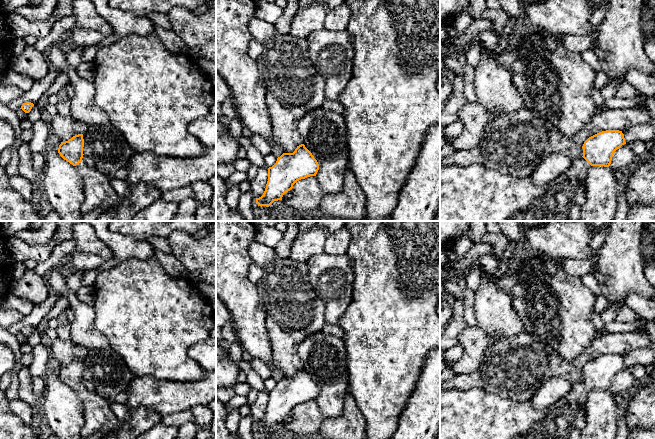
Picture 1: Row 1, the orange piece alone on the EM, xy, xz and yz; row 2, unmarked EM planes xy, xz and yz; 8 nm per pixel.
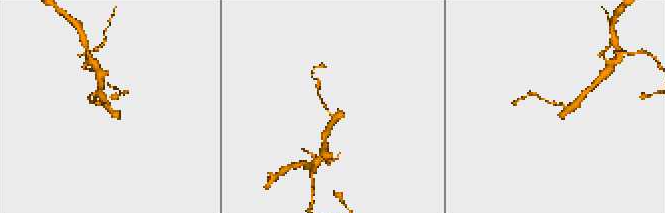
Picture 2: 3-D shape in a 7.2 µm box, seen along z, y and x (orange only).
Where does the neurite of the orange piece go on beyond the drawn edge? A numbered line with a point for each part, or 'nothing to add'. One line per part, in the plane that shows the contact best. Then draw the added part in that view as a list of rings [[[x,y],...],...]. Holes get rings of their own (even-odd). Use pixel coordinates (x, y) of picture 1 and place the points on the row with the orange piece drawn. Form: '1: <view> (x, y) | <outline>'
1: yz (467, 193) | [[[583,158],[573,159],[571,167],[548,184],[536,186],[530,177],[504,175],[480,164],[469,166],[440,165],[440,221],[580,221],[581,210],[586,204],[586,177],[590,164]]]

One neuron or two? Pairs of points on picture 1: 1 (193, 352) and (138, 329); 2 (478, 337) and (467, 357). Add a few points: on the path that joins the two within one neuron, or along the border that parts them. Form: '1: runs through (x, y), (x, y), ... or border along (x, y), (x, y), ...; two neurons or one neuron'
1: border along (205, 339), (188, 350), (202, 369); two neurons
2: runs through (475, 342), (472, 352); one neuron

